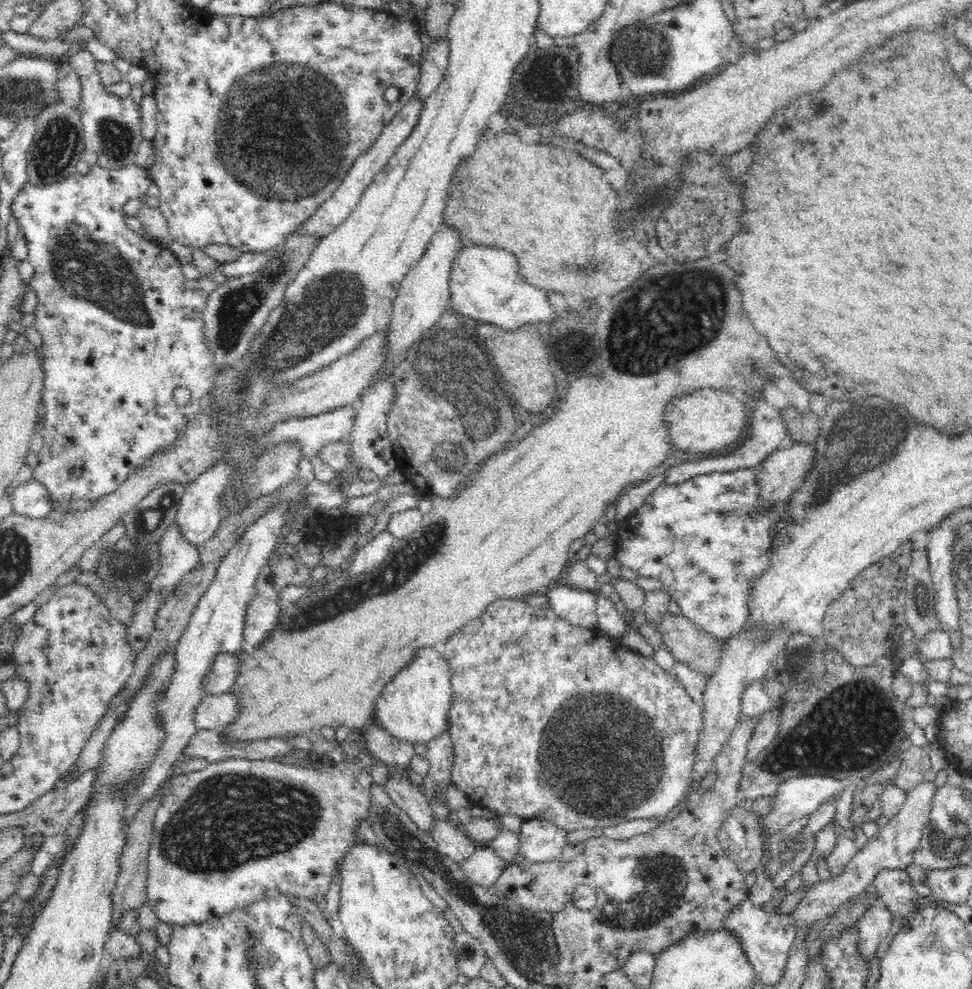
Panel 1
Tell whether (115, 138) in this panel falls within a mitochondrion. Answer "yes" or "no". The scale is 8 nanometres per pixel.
yes

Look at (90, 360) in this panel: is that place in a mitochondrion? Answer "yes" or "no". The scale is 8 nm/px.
no

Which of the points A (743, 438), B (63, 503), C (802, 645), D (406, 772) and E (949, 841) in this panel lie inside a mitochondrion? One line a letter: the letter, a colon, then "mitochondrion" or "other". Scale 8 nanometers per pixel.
A: other
B: other
C: other
D: other
E: mitochondrion

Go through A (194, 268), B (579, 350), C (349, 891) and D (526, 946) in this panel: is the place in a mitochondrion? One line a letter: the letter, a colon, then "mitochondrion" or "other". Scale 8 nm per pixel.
A: other
B: other
C: other
D: mitochondrion

